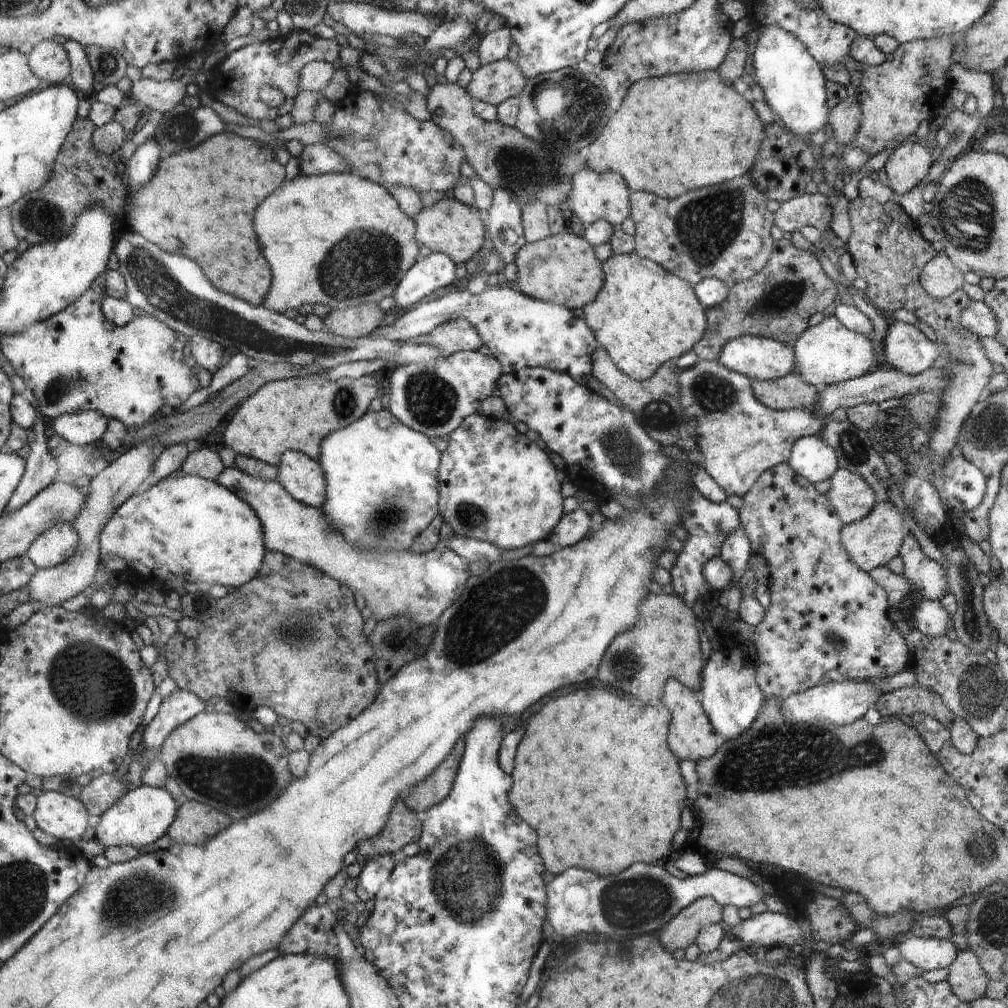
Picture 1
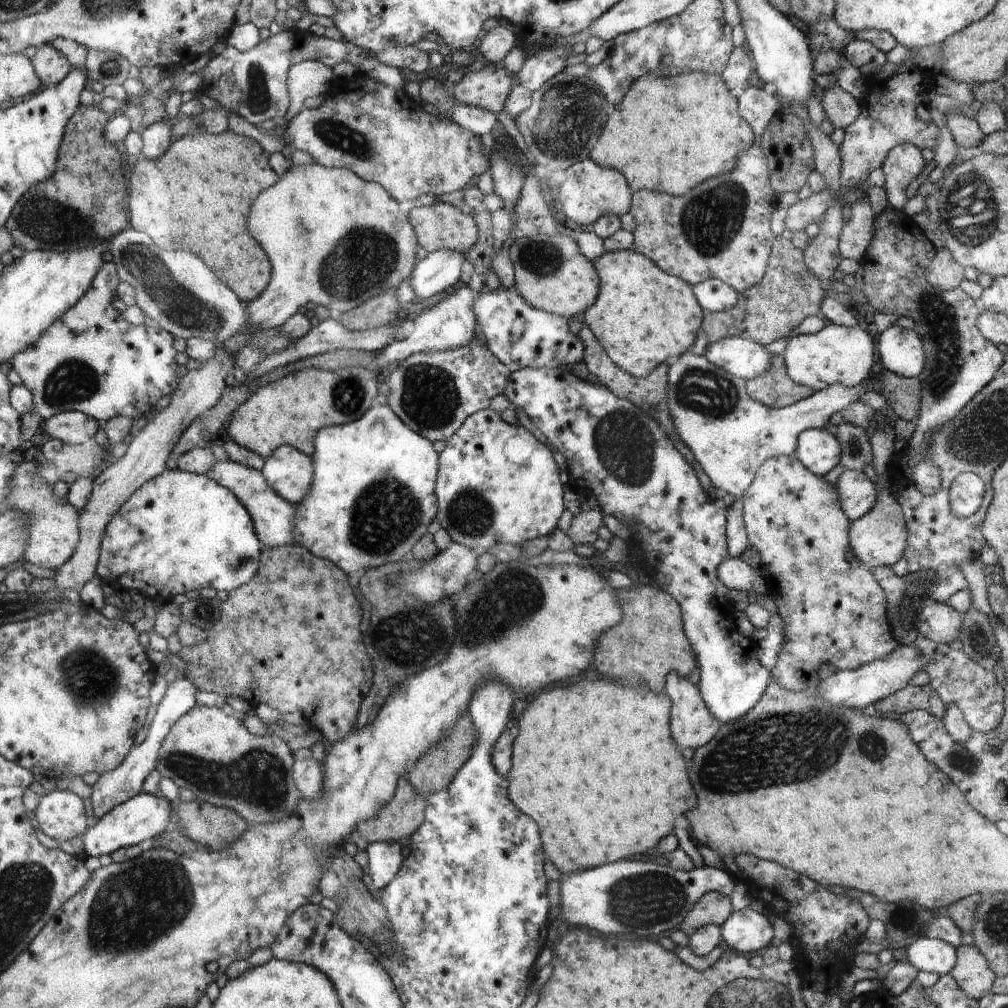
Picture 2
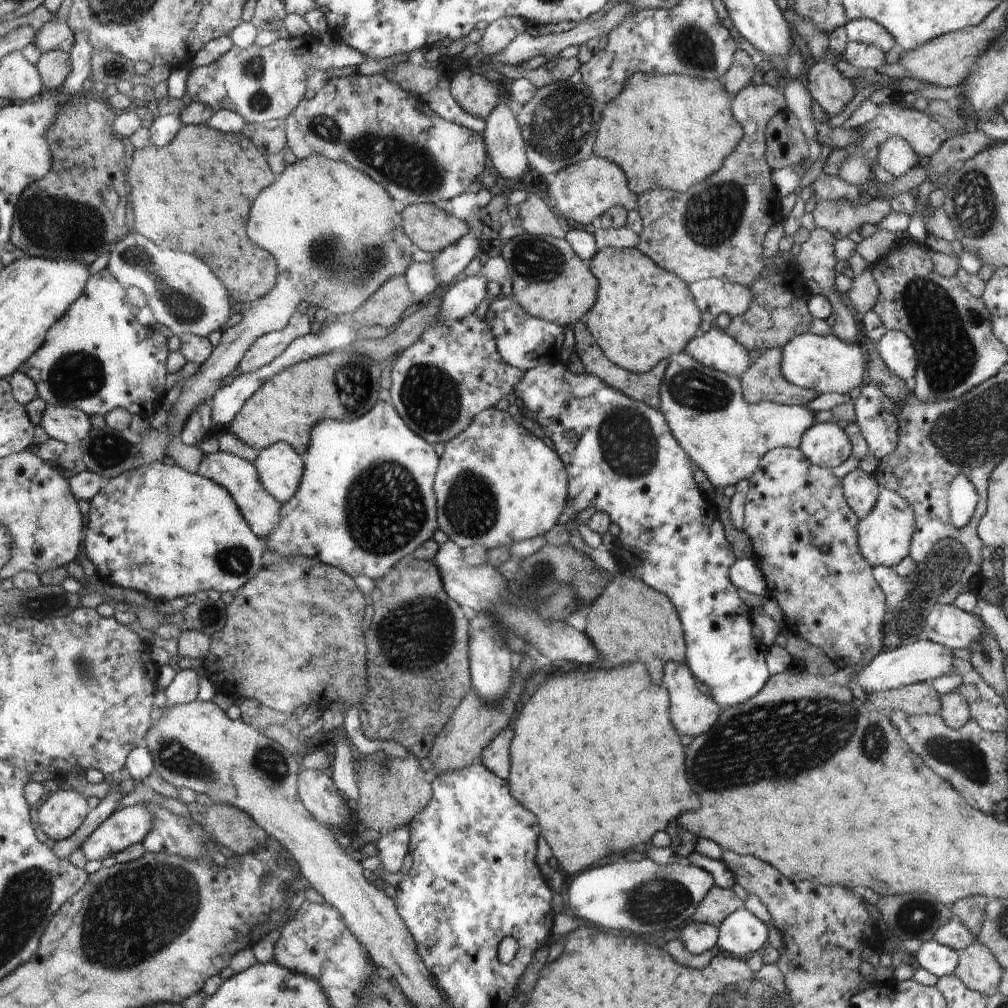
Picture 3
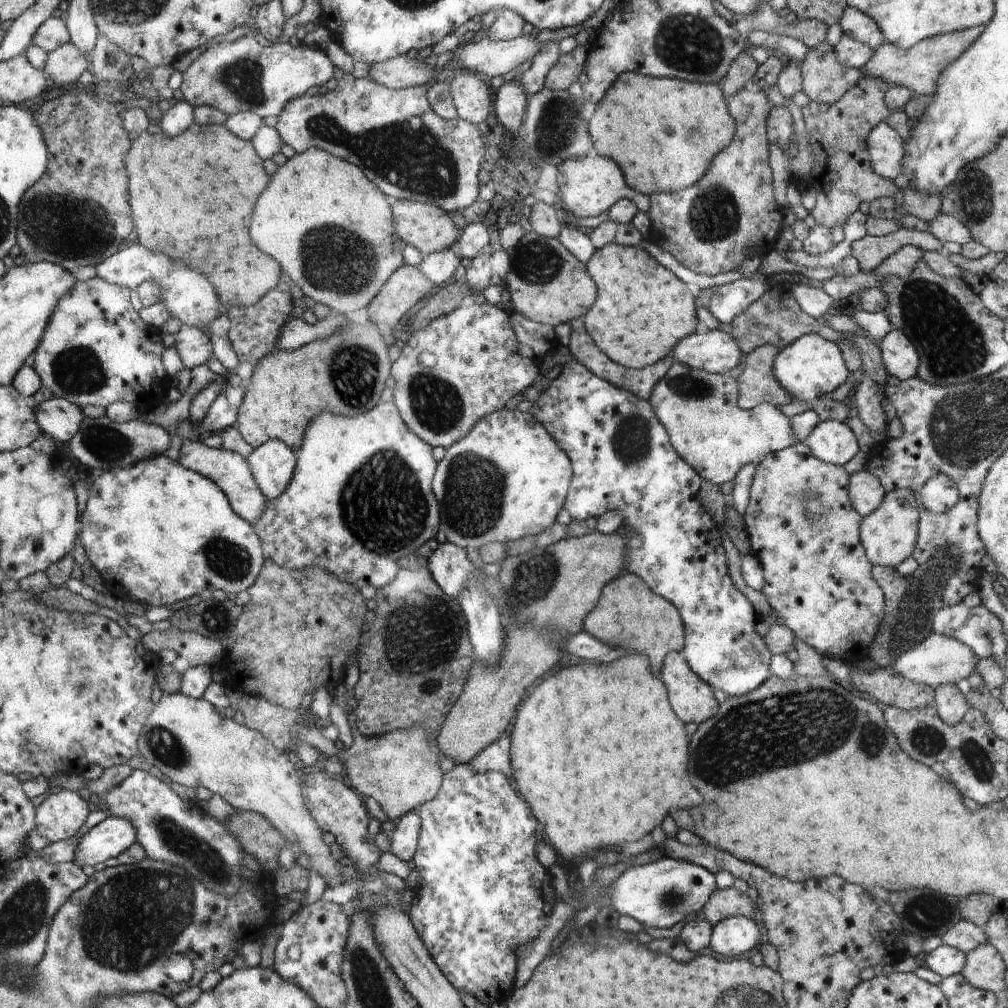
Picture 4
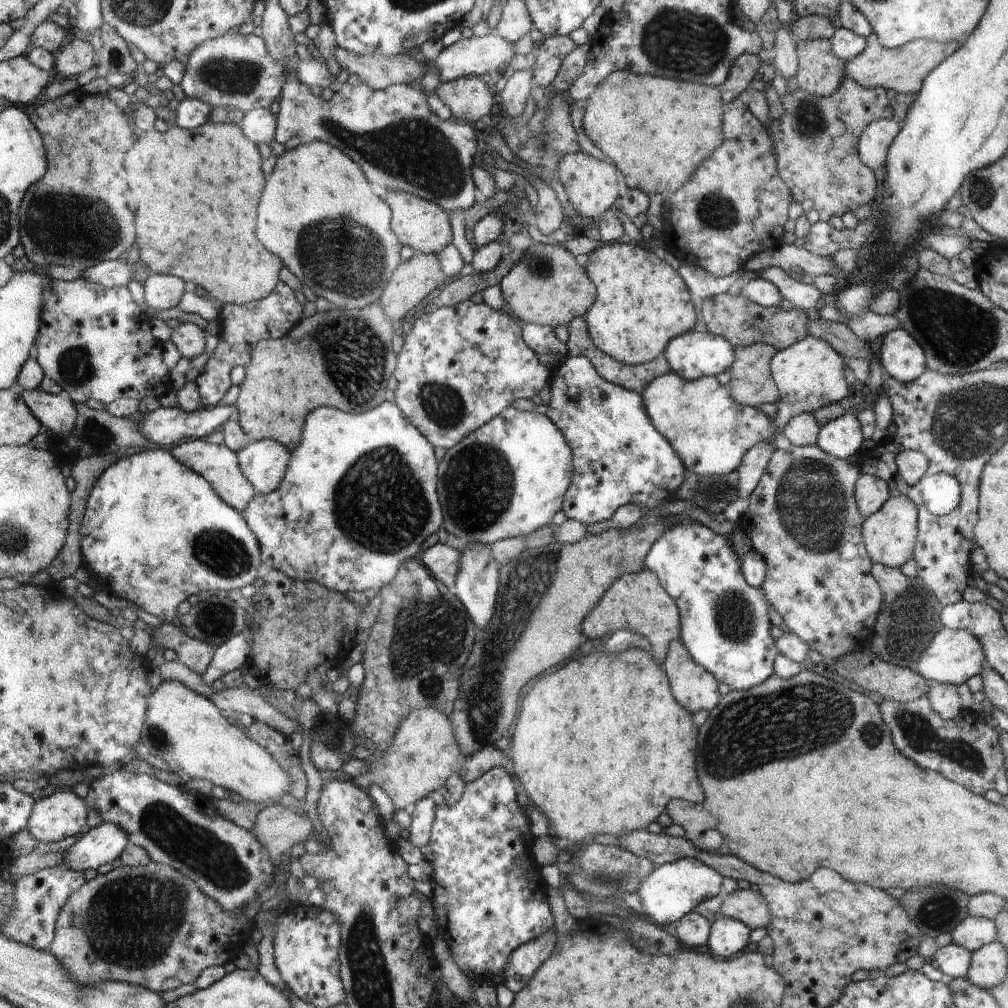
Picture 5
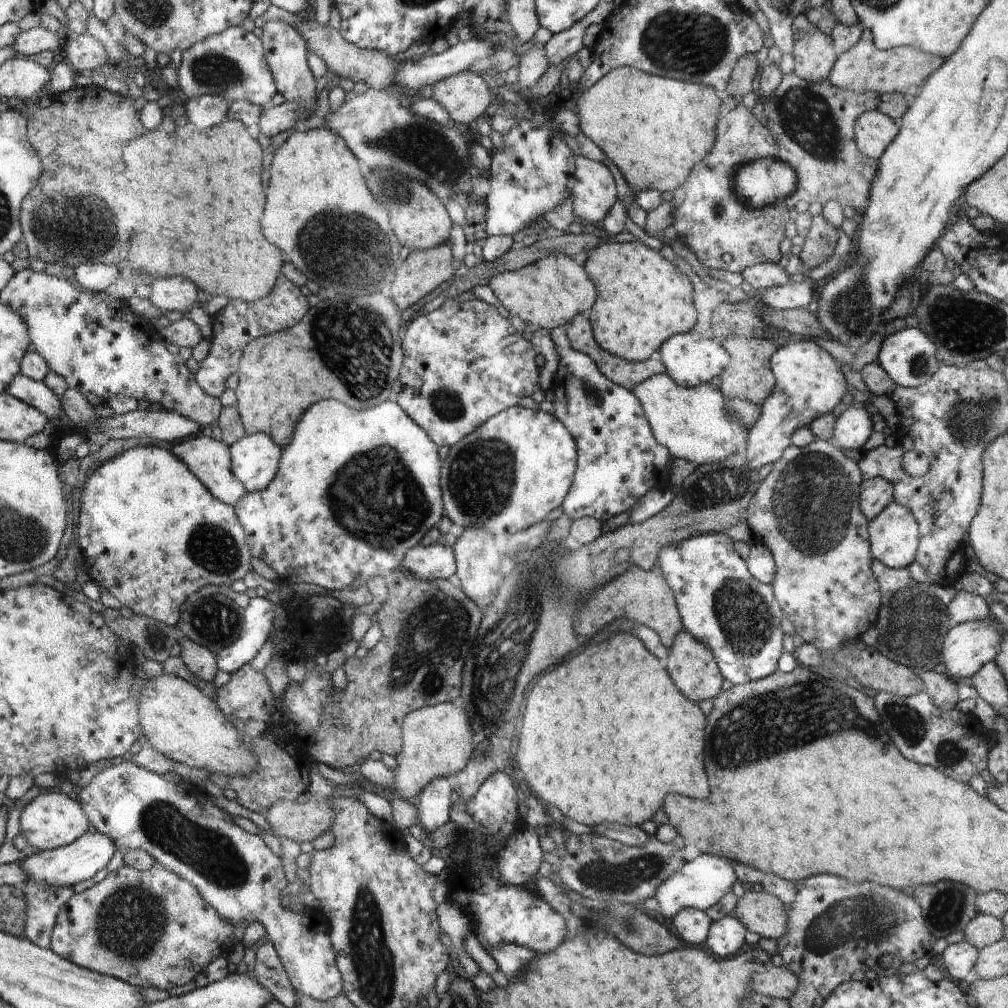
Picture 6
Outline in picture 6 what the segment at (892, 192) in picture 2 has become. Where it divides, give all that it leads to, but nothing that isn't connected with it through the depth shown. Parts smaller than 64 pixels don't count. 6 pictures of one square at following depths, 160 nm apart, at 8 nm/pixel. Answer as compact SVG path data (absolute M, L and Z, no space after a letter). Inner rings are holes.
M876 109L863 112L855 124L855 143L866 156L879 159L897 138L898 126Z

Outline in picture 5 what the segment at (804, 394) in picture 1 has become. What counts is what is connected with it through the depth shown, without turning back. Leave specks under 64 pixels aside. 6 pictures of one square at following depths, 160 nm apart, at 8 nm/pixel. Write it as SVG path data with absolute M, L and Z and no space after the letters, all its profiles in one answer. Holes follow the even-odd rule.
M754 343L750 346L735 346L735 360L731 364L729 392L735 401L751 407L759 407L764 403L776 404L779 399L779 390L774 382L770 370L770 361L778 352L777 348L764 343Z

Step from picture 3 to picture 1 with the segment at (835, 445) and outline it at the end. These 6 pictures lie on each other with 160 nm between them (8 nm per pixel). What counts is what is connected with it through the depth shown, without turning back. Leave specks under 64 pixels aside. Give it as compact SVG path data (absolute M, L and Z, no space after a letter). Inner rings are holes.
M819 435L800 438L787 463L812 484L831 478L839 469L838 455Z

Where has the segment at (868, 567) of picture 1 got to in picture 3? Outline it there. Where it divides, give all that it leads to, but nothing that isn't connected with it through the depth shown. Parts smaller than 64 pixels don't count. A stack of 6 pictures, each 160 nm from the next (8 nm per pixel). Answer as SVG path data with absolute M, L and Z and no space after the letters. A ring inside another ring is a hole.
M872 383L861 387L853 404L855 423L870 446L869 452L881 461L898 446L896 404ZM880 488L874 510L866 518L859 519L859 547L869 563L891 567L908 556L908 548L911 548L910 538L914 538L917 522L914 508L908 500L897 492Z

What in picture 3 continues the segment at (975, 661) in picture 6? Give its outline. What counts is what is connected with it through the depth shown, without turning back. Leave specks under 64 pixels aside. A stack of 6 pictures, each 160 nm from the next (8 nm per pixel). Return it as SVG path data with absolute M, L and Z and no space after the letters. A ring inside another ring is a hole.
M924 638L908 644L908 646L902 645L895 649L883 650L860 672L857 674L852 672L853 676L850 681L859 682L867 694L895 689L912 683L926 683L952 673L955 668L953 658L952 650L936 641Z

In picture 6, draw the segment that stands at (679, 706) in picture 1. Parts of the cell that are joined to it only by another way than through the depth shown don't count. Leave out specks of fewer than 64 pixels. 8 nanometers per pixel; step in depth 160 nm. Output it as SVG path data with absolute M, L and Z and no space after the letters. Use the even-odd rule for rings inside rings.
M684 630L676 635L676 648L670 648L668 672L680 684L680 692L696 702L714 698L724 682L713 652Z

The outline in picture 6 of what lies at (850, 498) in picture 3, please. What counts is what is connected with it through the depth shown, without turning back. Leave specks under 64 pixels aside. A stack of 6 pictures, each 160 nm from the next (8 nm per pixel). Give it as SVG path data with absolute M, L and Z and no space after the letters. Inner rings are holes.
M876 477L864 479L864 496L859 503L864 504L864 512L868 512L868 520L875 519L892 503L892 483Z

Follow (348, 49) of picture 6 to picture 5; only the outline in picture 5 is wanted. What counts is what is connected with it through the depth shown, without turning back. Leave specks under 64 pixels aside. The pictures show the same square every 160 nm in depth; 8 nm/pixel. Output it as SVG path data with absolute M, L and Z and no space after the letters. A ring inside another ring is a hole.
M345 48L334 49L336 62L341 68L348 70L349 74L359 76L362 83L373 89L386 90L397 84L409 85L423 78L428 67L416 61L408 55L383 55L374 53L369 55L357 55L348 52Z

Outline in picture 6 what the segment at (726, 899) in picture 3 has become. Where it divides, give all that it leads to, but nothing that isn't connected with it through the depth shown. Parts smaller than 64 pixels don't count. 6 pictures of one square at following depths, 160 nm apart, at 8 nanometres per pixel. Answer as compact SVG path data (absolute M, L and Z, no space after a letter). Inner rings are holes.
M746 891L738 899L734 914L740 917L750 932L768 939L780 939L788 928L783 902L764 891Z

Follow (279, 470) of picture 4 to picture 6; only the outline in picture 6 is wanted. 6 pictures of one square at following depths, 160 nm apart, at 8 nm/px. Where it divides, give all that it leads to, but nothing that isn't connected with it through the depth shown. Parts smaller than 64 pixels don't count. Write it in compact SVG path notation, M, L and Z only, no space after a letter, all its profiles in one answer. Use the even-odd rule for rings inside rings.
M266 433L246 434L230 448L235 475L247 492L264 490L278 472L283 449Z

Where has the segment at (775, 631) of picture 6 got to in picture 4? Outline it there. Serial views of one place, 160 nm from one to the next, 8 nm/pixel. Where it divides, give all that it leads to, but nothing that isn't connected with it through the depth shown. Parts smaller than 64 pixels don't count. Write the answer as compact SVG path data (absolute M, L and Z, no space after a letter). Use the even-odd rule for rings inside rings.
M576 361L566 366L565 371L559 373L554 380L549 381L552 384L541 394L538 402L535 402L534 406L528 410L528 413L535 416L536 420L539 420L545 426L552 438L558 442L559 447L564 450L570 459L573 475L569 491L566 495L566 502L564 502L564 508L568 510L571 520L580 521L591 519L592 517L598 519L600 515L604 515L610 511L622 513L625 518L624 525L631 526L632 528L630 533L624 536L625 546L627 548L627 564L624 570L628 573L637 574L654 592L666 600L671 601L679 609L683 617L683 624L686 626L686 642L680 651L687 659L687 663L701 678L709 685L712 685L712 688L722 690L728 696L742 696L742 694L754 691L754 688L758 688L762 682L766 682L772 675L770 666L773 656L765 638L762 638L760 634L756 634L756 611L754 607L750 604L748 598L734 586L732 577L729 575L721 532L716 532L716 538L714 538L714 534L712 534L712 530L716 528L714 526L714 519L703 509L697 497L700 483L703 479L675 451L675 447L672 446L666 429L659 421L659 417L655 415L655 409L652 408L650 400L637 397L631 392L628 392L627 389L618 388L603 378L597 377L590 369L578 364Z

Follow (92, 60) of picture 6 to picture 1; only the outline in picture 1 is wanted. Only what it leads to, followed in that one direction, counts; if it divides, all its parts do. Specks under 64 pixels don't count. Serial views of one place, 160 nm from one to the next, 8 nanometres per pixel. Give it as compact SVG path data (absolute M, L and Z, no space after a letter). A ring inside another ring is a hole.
M44 41L33 45L28 54L32 72L46 84L62 84L71 74L71 61L63 45L56 41Z

